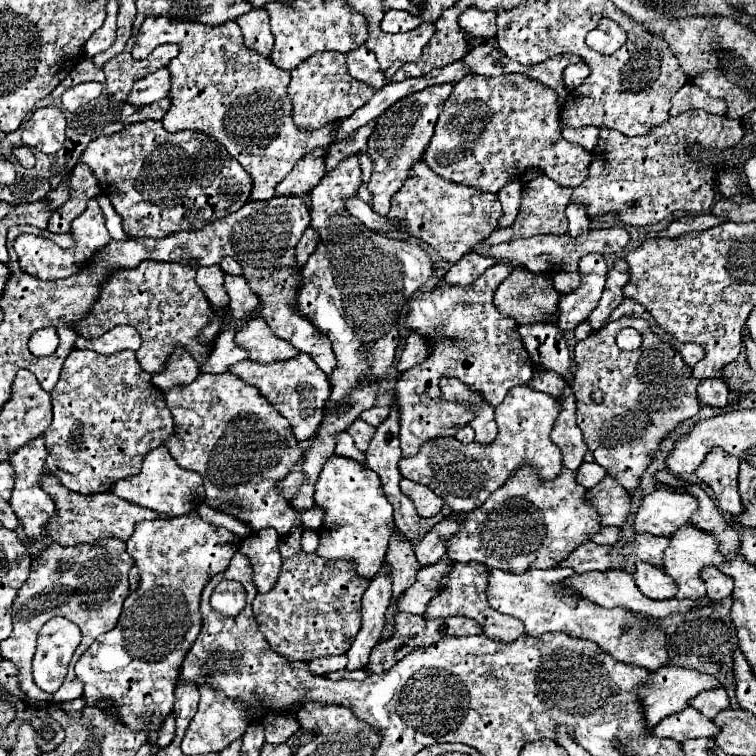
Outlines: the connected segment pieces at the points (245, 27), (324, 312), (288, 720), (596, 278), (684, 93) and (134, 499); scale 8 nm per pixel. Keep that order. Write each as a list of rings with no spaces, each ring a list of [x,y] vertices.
[[[254,8],[252,12],[236,18],[236,22],[244,32],[244,44],[262,56],[270,56],[274,36],[270,32],[268,12],[264,8]]]
[[[350,156],[342,160],[336,168],[324,174],[320,184],[310,192],[312,208],[312,226],[320,234],[320,244],[316,246],[314,254],[308,258],[306,266],[302,268],[304,284],[298,292],[298,310],[322,332],[330,338],[332,348],[336,352],[338,366],[330,376],[332,384],[332,400],[328,400],[328,412],[332,412],[334,402],[342,402],[344,396],[360,386],[360,372],[368,372],[374,380],[380,380],[384,372],[392,366],[394,362],[394,352],[398,346],[398,314],[406,306],[406,300],[416,294],[424,282],[432,274],[432,262],[428,254],[414,244],[406,244],[400,240],[392,240],[386,236],[380,236],[372,230],[368,230],[360,220],[350,216],[350,212],[344,208],[344,196],[354,196],[356,190],[360,188],[360,162],[358,156]]]
[[[278,714],[278,716],[268,716],[264,720],[264,728],[266,728],[266,742],[272,744],[282,744],[286,742],[292,734],[296,734],[300,730],[300,724],[296,720],[296,716],[292,714]]]
[[[600,254],[584,256],[580,260],[580,272],[582,272],[580,290],[572,292],[572,296],[560,298],[558,328],[562,332],[572,332],[578,324],[586,322],[590,312],[596,308],[604,290],[606,274],[608,274],[604,256]]]
[[[686,84],[680,88],[680,92],[672,98],[672,116],[678,116],[682,112],[688,110],[706,110],[710,114],[726,114],[726,102],[720,98],[712,98],[710,94],[706,94],[704,90],[696,88],[696,84]]]
[[[164,446],[148,452],[140,476],[132,476],[132,480],[118,480],[112,492],[132,504],[152,508],[154,512],[172,512],[174,516],[196,510],[204,502],[204,486],[200,476],[196,472],[182,470]]]

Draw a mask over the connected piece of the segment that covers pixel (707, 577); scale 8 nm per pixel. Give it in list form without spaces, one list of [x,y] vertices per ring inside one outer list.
[[[710,566],[710,570],[700,570],[700,576],[708,586],[710,602],[722,602],[724,598],[728,598],[732,594],[732,588],[734,588],[732,578],[724,576],[718,568]]]

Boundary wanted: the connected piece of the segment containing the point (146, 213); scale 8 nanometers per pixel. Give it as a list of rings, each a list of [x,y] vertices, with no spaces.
[[[156,120],[130,124],[128,128],[122,128],[118,134],[92,140],[92,144],[88,144],[88,148],[84,150],[80,162],[92,168],[94,176],[102,186],[102,192],[110,198],[114,210],[120,214],[124,232],[132,238],[164,238],[180,230],[200,230],[206,224],[240,210],[248,202],[252,192],[252,178],[224,150],[220,142],[196,130],[180,130],[170,134],[164,130],[162,122]]]

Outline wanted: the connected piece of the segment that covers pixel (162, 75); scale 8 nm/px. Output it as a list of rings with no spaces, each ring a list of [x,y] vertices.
[[[156,70],[154,74],[148,74],[140,80],[130,90],[128,102],[130,104],[152,104],[156,100],[162,100],[168,96],[168,70]]]

